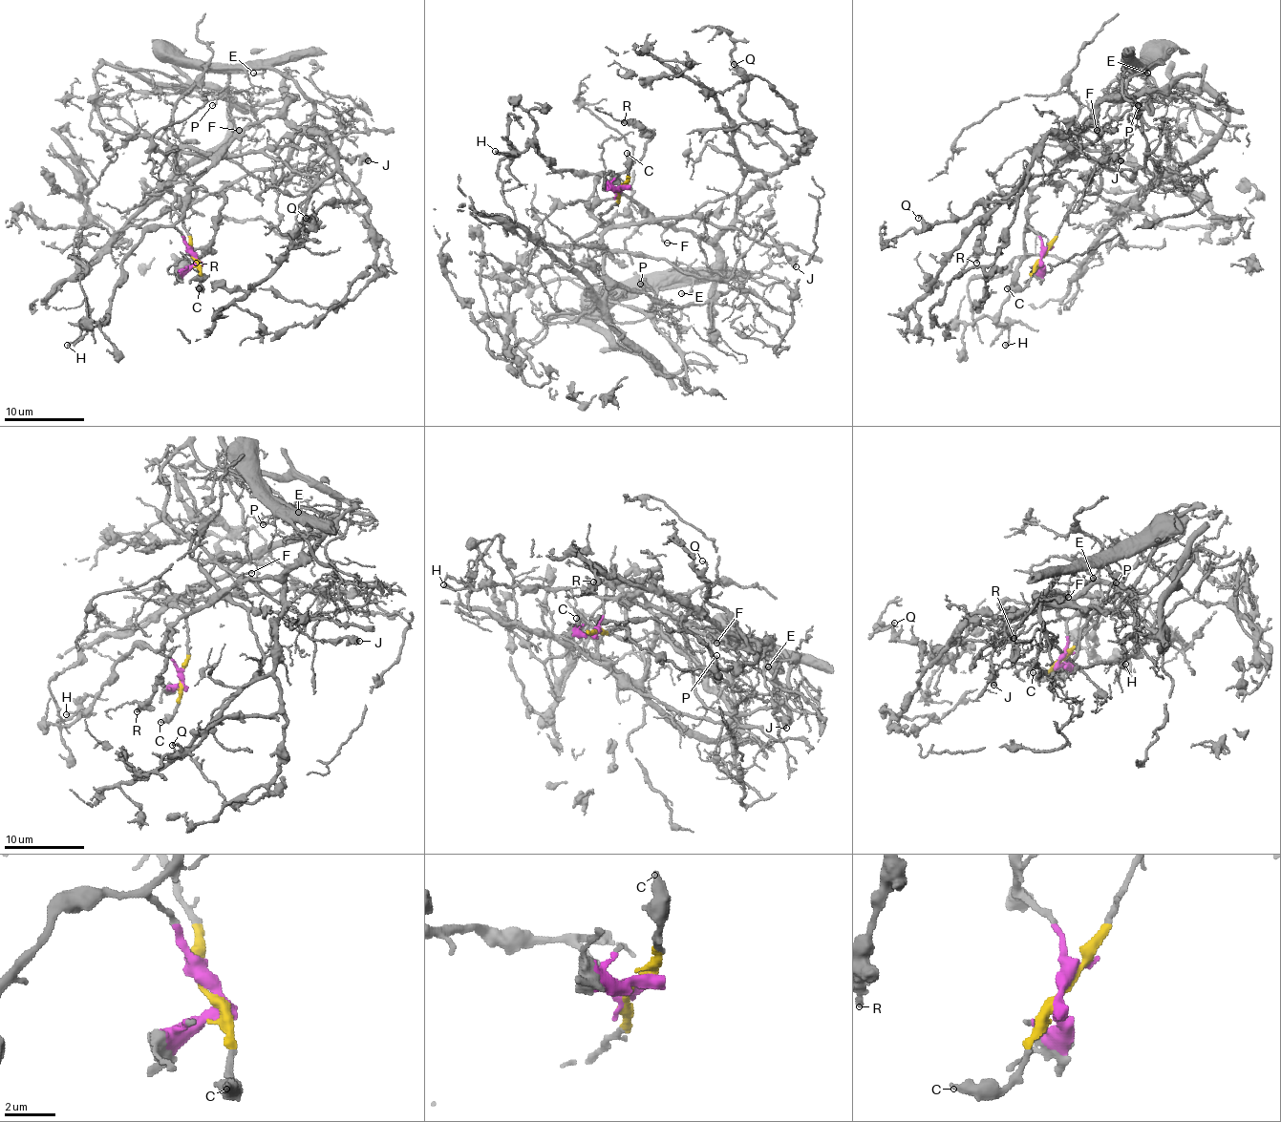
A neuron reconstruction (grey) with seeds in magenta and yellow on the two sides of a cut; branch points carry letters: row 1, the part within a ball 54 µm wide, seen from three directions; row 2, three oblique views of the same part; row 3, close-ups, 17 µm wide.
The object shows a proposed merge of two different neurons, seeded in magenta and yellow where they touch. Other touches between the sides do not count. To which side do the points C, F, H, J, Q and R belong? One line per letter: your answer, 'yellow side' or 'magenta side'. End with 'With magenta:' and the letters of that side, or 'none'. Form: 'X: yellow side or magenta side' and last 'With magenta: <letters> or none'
C: yellow side
F: magenta side
H: magenta side
J: magenta side
Q: magenta side
R: magenta side
With magenta: F, H, J, Q, R

